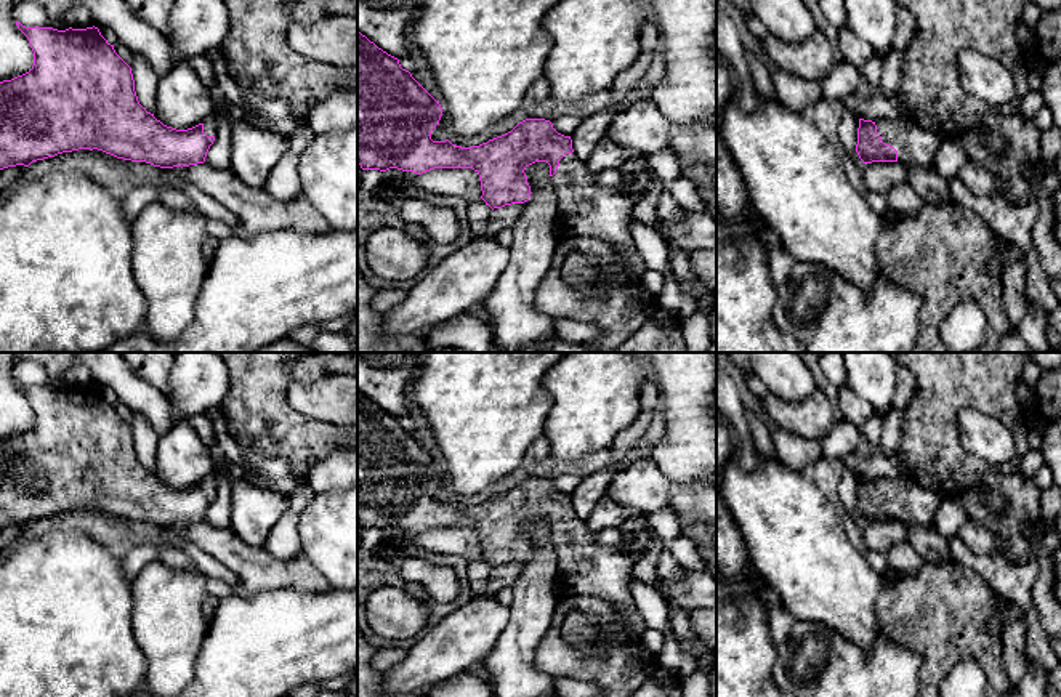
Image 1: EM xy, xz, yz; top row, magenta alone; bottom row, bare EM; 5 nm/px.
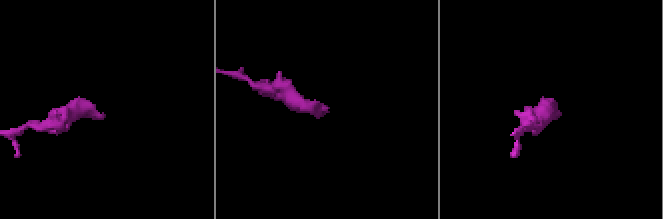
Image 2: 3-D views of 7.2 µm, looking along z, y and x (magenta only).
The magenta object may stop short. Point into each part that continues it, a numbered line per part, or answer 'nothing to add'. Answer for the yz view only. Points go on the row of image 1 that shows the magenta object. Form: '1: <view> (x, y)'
1: yz (919, 146)

